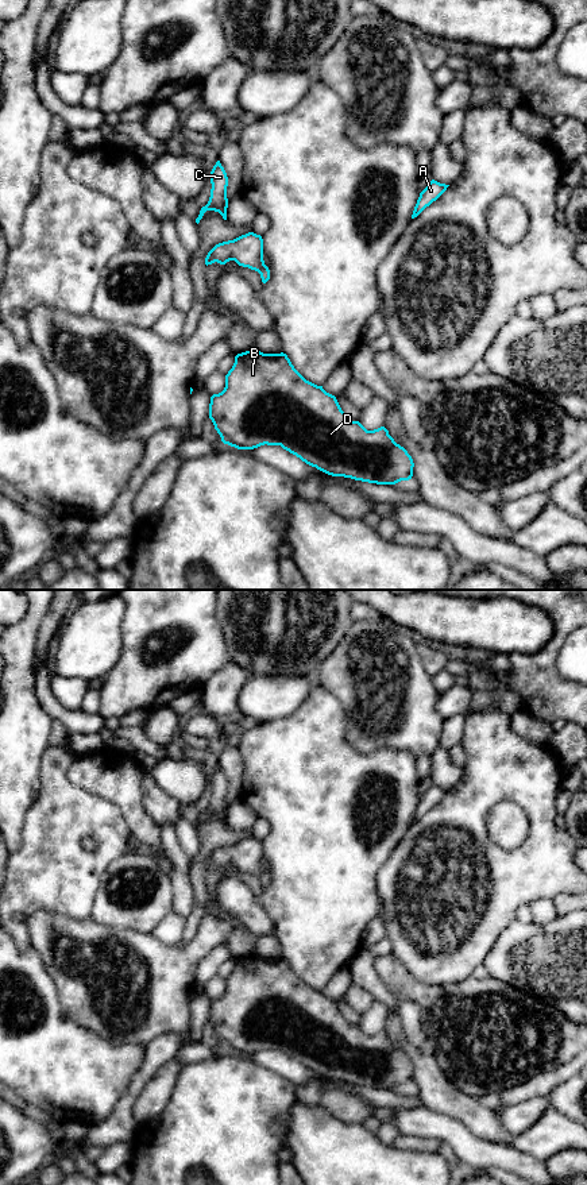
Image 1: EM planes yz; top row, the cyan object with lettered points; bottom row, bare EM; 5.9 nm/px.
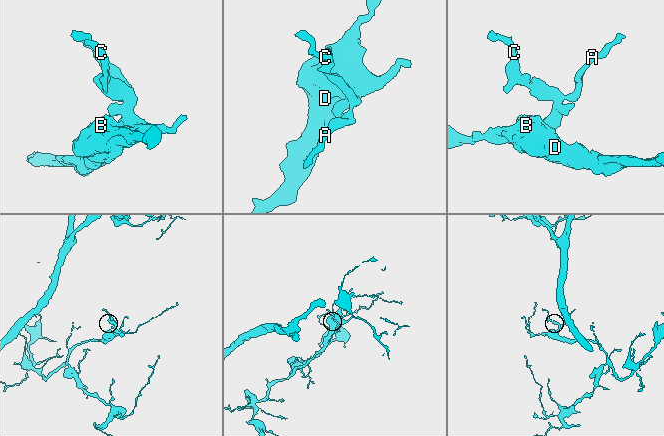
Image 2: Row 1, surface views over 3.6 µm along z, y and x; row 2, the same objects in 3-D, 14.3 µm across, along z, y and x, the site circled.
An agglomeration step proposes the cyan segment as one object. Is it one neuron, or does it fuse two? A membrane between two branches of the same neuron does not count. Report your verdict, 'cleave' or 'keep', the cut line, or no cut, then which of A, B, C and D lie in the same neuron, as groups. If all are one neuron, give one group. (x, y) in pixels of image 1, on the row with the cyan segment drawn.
keep | no cut | A B C D

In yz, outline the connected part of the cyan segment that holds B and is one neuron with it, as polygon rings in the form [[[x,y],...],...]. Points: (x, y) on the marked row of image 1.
[[[258,350],[235,356],[232,368],[225,375],[225,387],[213,394],[209,404],[209,418],[224,444],[237,449],[254,449],[260,445],[281,445],[306,464],[332,475],[355,480],[395,485],[413,476],[413,459],[397,444],[385,426],[367,431],[359,421],[352,421],[340,408],[335,395],[323,386],[306,381],[291,364],[286,354],[263,354]]]

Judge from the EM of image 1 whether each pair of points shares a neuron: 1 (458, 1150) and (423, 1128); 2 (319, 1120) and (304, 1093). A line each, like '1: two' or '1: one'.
1: one
2: two

